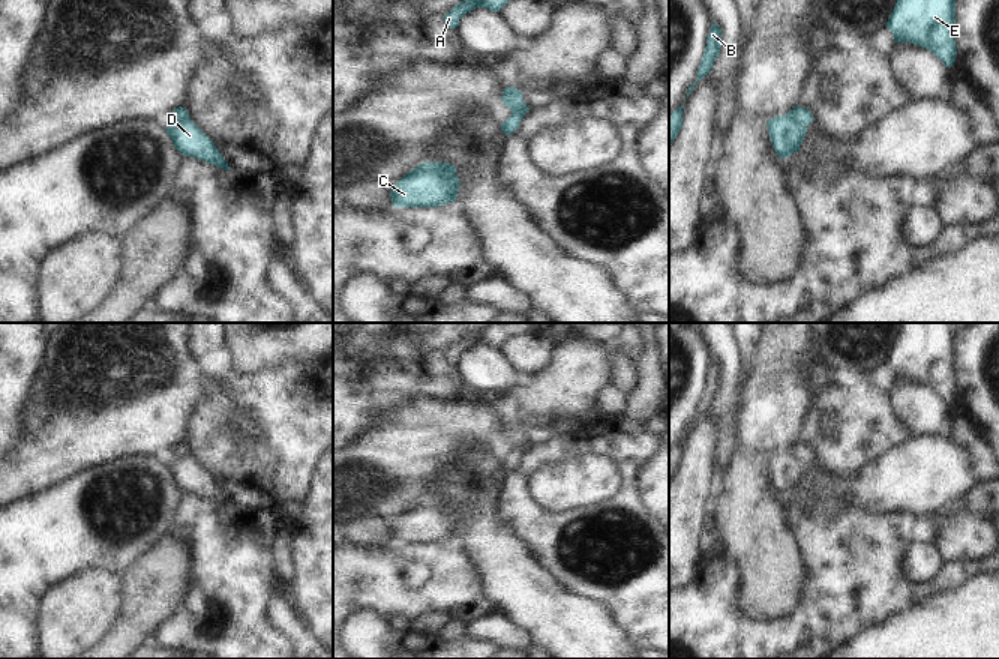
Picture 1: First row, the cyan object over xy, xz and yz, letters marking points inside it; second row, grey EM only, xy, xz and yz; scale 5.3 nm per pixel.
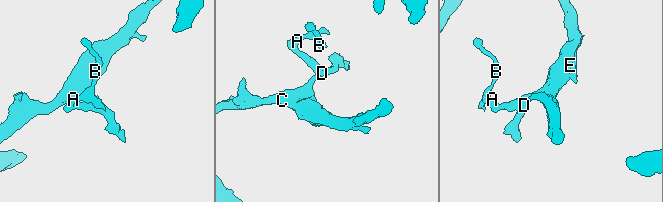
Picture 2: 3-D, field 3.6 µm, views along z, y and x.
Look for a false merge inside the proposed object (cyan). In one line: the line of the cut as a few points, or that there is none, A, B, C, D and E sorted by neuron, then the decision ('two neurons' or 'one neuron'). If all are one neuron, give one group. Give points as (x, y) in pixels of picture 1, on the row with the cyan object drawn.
cut yz (786, 114), (806, 126); groups A B D / C E; two neurons

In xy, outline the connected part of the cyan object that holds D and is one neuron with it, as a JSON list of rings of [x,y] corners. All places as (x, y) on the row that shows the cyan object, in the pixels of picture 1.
[[[189,119],[176,120],[165,128],[174,147],[183,155],[201,159],[224,170],[231,170],[214,143]]]

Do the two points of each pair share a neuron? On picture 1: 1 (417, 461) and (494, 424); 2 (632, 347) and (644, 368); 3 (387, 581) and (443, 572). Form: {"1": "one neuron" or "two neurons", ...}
{"1": "one neuron", "2": "two neurons", "3": "one neuron"}

